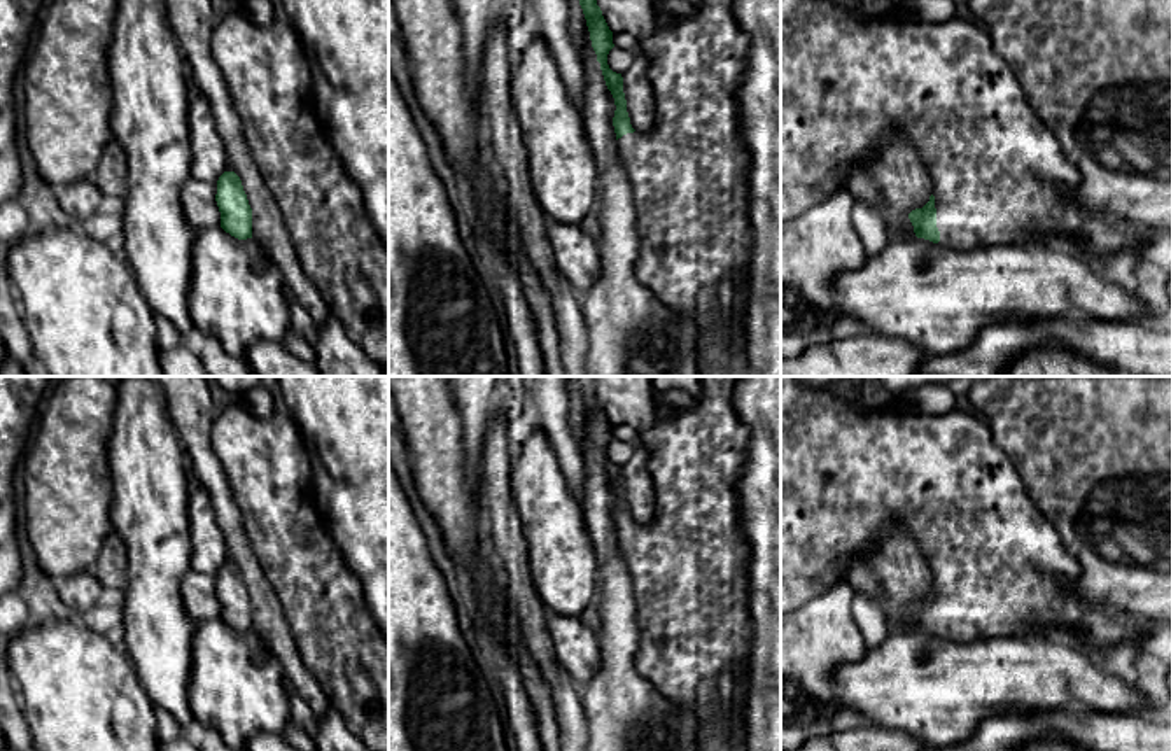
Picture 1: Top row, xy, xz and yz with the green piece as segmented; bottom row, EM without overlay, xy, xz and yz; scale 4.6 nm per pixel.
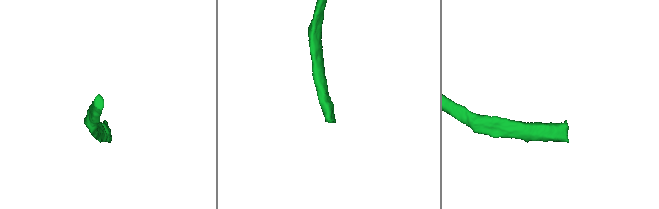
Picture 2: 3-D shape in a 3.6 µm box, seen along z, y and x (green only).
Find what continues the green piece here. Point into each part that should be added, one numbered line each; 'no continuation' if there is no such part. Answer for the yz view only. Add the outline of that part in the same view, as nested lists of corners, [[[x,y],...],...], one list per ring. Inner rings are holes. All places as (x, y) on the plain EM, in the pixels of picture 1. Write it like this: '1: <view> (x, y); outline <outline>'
1: yz (848, 473); outline [[[781,376],[781,616],[788,614],[817,595],[824,593],[837,579],[847,574],[852,560],[865,551],[875,551],[884,529],[901,522],[915,539],[922,558],[929,565],[931,586],[935,588],[936,620],[940,637],[954,642],[970,642],[992,637],[1050,637],[1073,632],[1082,607],[1092,606],[1076,600],[1057,585],[1059,579],[1076,579],[1080,565],[1062,546],[1055,529],[1031,502],[1024,483],[1015,471],[1008,453],[996,443],[994,432],[985,418],[957,404],[949,413],[929,415],[894,410],[865,410],[840,390],[812,390],[802,387],[795,376]]]

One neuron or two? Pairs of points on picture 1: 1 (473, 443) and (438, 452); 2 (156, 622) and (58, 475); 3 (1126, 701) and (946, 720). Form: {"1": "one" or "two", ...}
{"1": "two", "2": "two", "3": "one"}

